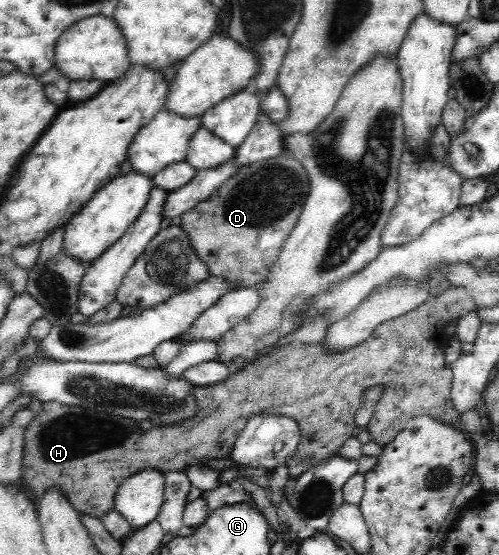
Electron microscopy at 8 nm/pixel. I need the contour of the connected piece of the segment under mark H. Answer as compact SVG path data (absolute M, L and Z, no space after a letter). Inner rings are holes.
M449 286L449 291L445 291L445 293L443 293L443 295L439 295L437 299L428 299L427 303L423 302L421 305L418 305L415 308L415 311L411 310L399 317L390 319L389 321L384 321L381 325L378 325L374 329L371 335L364 342L354 348L349 348L346 352L323 355L323 353L321 353L321 349L319 349L319 345L305 345L305 347L301 347L301 349L297 349L297 351L293 351L291 347L283 347L283 349L281 349L281 346L276 348L276 350L265 351L262 355L259 355L254 362L249 363L246 368L238 373L232 373L226 380L223 380L218 384L200 386L200 388L197 388L194 391L194 395L196 395L196 405L198 405L198 409L196 413L193 413L193 416L189 417L188 420L185 420L182 424L165 425L165 429L151 429L149 433L141 433L141 429L135 429L135 420L131 420L131 418L97 412L92 408L83 408L82 406L63 405L58 403L58 401L43 401L41 402L41 409L39 409L39 413L35 414L35 417L33 417L24 433L23 457L21 459L20 475L21 485L25 486L25 489L29 489L30 492L34 494L35 499L41 499L48 489L61 490L61 493L63 493L64 497L72 503L73 509L75 509L81 517L101 519L107 512L112 511L115 508L115 494L117 494L119 486L128 477L135 475L135 473L141 471L141 469L147 469L149 467L151 469L158 469L161 473L183 471L183 469L185 469L185 467L189 467L189 465L201 466L200 464L203 459L227 458L232 452L238 433L245 427L245 424L249 421L249 419L255 415L265 414L282 415L286 418L291 418L291 420L297 422L297 426L299 426L300 437L298 448L295 449L295 451L293 451L293 453L289 455L285 461L285 466L288 469L288 479L297 479L302 473L308 472L309 469L315 467L315 465L317 465L320 461L337 455L340 447L351 437L351 428L355 426L354 415L357 413L359 405L361 405L363 392L367 391L369 387L373 387L373 385L383 385L383 387L385 387L383 396L377 402L374 414L367 426L372 441L381 446L393 441L393 438L405 427L405 424L417 416L427 415L437 417L437 420L441 421L441 424L448 424L449 422L457 421L457 410L453 408L451 394L449 394L449 391L451 390L452 370L449 370L449 368L445 366L445 362L443 362L443 349L447 347L451 337L447 337L443 331L445 331L445 323L447 323L447 321L467 315L467 313L473 312L475 307L476 304L474 303L473 296L469 294L469 291L465 288L453 288Z

